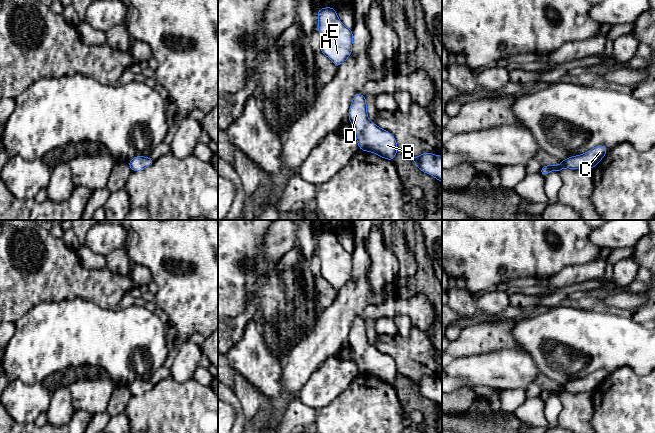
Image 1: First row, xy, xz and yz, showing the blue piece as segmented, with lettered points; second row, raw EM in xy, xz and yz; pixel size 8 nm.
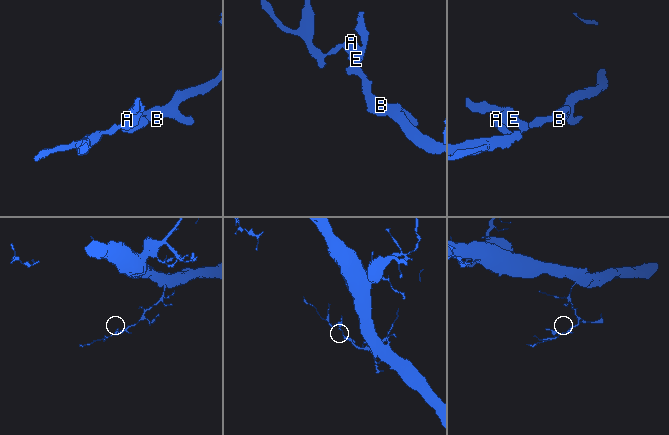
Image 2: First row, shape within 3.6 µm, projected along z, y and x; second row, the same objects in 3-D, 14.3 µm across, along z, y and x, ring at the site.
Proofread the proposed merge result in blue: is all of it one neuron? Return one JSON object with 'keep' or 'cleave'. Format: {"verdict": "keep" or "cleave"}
{"verdict": "keep"}

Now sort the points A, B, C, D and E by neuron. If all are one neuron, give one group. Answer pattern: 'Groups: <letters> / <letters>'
Groups: A B C D E

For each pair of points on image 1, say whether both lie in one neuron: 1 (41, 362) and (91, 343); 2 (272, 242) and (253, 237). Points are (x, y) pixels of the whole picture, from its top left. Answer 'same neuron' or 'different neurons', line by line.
1: same neuron
2: different neurons

